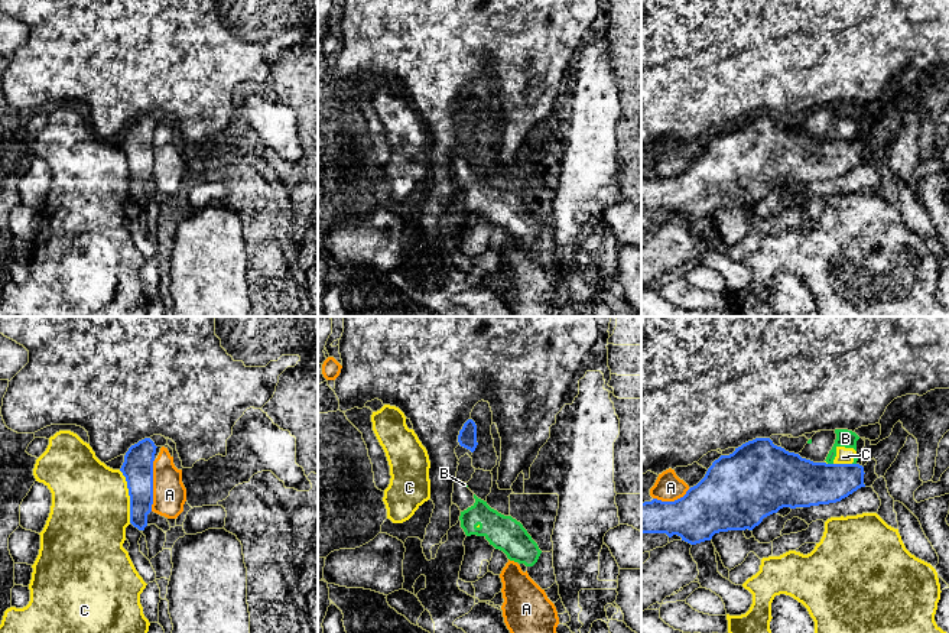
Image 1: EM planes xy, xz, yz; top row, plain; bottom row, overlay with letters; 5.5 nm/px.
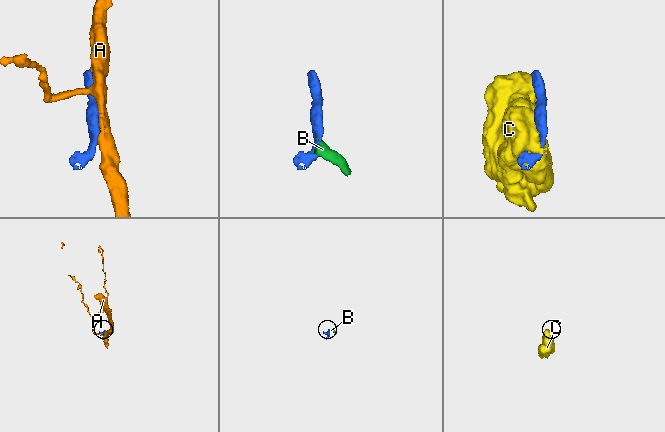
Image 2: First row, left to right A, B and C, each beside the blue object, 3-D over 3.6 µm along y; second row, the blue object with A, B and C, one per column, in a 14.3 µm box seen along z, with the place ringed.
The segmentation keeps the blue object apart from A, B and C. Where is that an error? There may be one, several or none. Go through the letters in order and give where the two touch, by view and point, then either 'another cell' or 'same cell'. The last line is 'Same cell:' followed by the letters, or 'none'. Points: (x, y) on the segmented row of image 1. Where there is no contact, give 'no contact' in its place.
A: contact xy (152, 486); another cell
B: contact yz (831, 464); another cell
C: contact xy (129, 494); another cell
Same cell: none

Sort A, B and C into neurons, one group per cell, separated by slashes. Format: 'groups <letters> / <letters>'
groups A / B C

